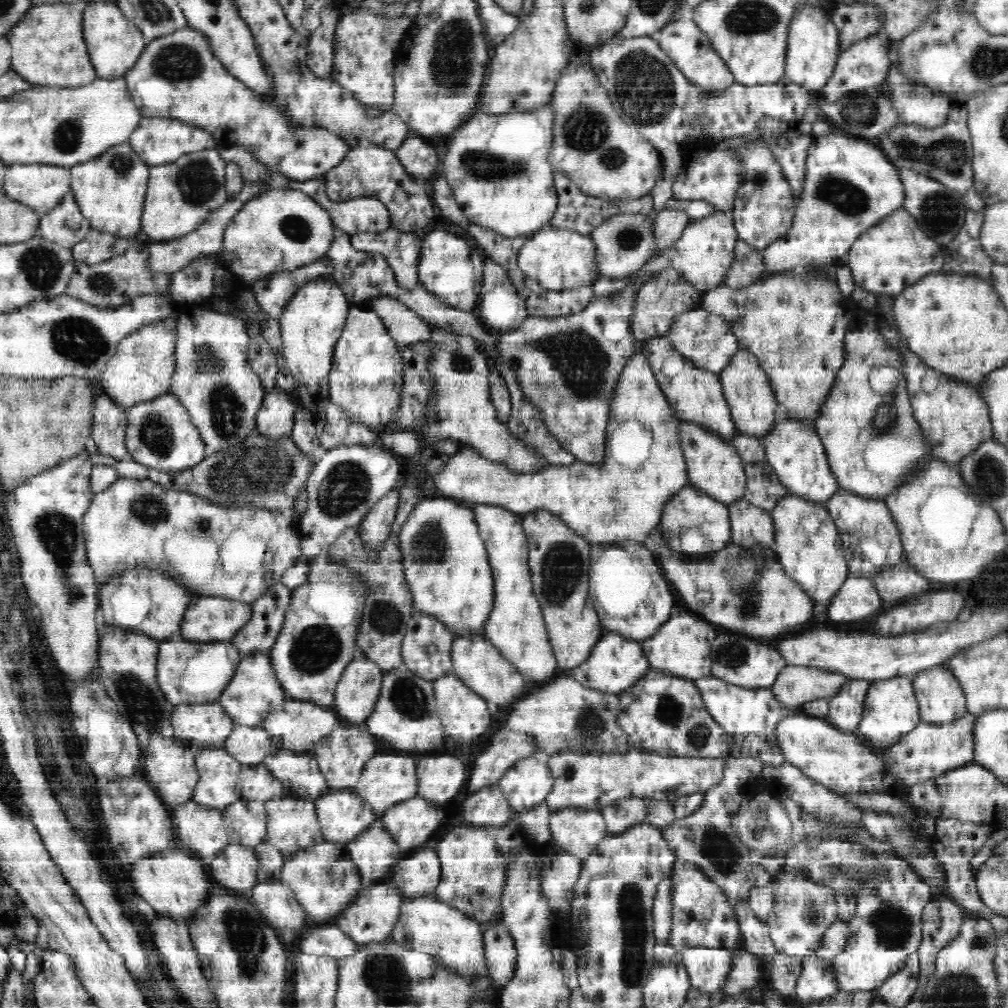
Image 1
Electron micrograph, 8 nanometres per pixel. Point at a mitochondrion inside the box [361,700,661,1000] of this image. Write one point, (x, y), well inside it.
(631, 909)

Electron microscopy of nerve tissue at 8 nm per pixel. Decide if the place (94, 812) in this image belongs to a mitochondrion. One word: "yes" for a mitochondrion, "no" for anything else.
no

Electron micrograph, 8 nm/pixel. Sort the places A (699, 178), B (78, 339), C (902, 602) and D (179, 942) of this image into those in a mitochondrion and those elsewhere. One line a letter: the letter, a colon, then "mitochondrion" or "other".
A: other
B: mitochondrion
C: other
D: other

